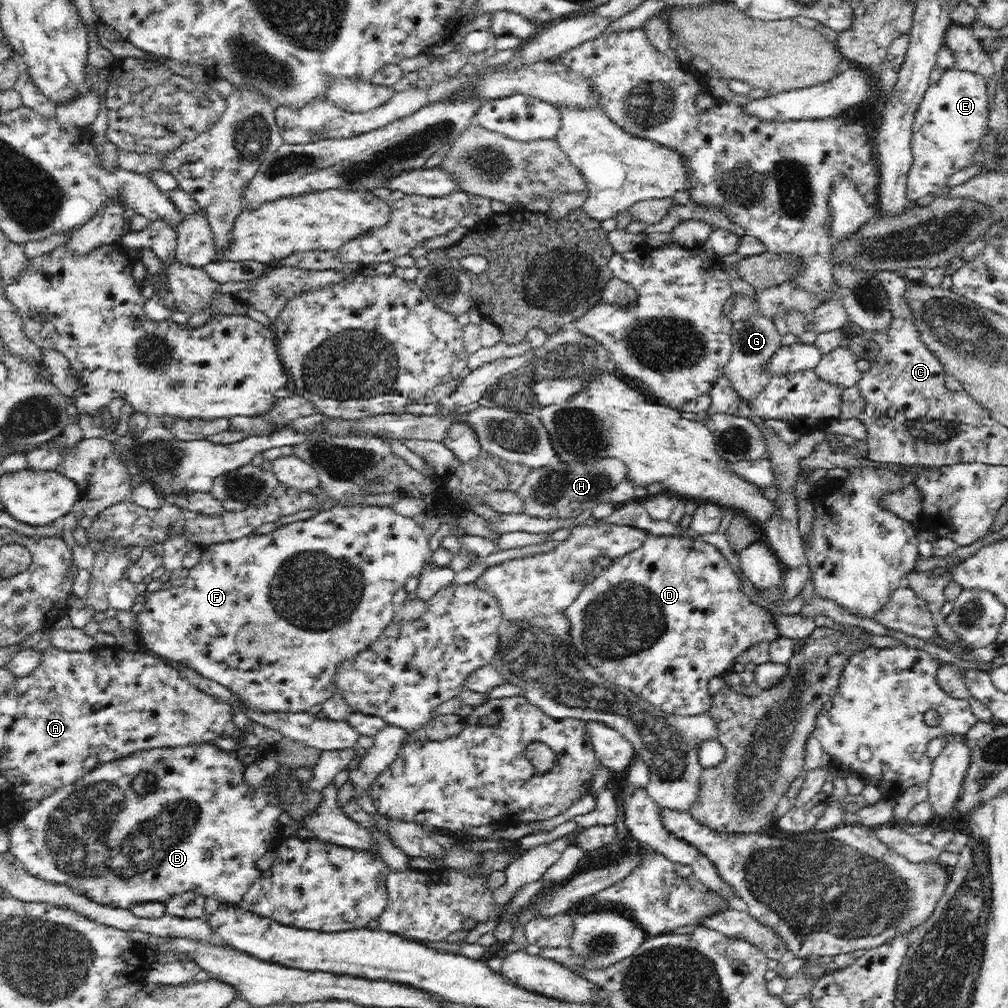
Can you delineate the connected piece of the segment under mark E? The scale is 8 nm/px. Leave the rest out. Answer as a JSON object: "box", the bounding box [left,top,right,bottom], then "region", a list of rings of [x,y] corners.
{"box":[907,67,989,204],"region":[[[956,67],[954,69],[945,71],[942,76],[940,76],[940,80],[936,82],[936,84],[929,86],[926,94],[922,97],[922,100],[918,103],[918,108],[914,113],[914,124],[912,129],[913,135],[913,163],[908,171],[907,176],[907,198],[910,204],[914,204],[916,200],[926,196],[926,194],[936,194],[941,195],[946,191],[946,183],[948,178],[954,174],[954,172],[958,170],[962,170],[969,166],[969,162],[972,157],[972,150],[976,148],[976,144],[978,144],[978,140],[980,140],[980,136],[982,136],[983,128],[987,126],[987,114],[988,112],[988,86],[986,82],[989,80],[986,76],[982,76],[982,74],[976,74],[976,72],[966,72],[966,70],[958,70]]]}

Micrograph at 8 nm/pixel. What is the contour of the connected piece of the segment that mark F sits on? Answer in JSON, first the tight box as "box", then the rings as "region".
{"box":[135,505,432,712],"region":[[[357,505],[352,508],[337,506],[328,511],[322,511],[309,520],[284,525],[270,534],[252,533],[236,540],[212,544],[202,552],[200,562],[189,570],[189,575],[182,586],[174,587],[172,590],[154,591],[142,603],[140,612],[135,614],[135,631],[141,641],[156,656],[196,667],[201,676],[214,679],[224,686],[234,689],[234,692],[238,693],[242,699],[260,710],[307,712],[312,706],[324,704],[334,696],[333,672],[337,662],[344,657],[355,655],[360,649],[367,647],[390,624],[395,615],[394,592],[405,584],[409,576],[418,576],[422,572],[423,566],[432,561],[428,540],[429,538],[420,528],[419,520],[396,515],[387,507]]]}

